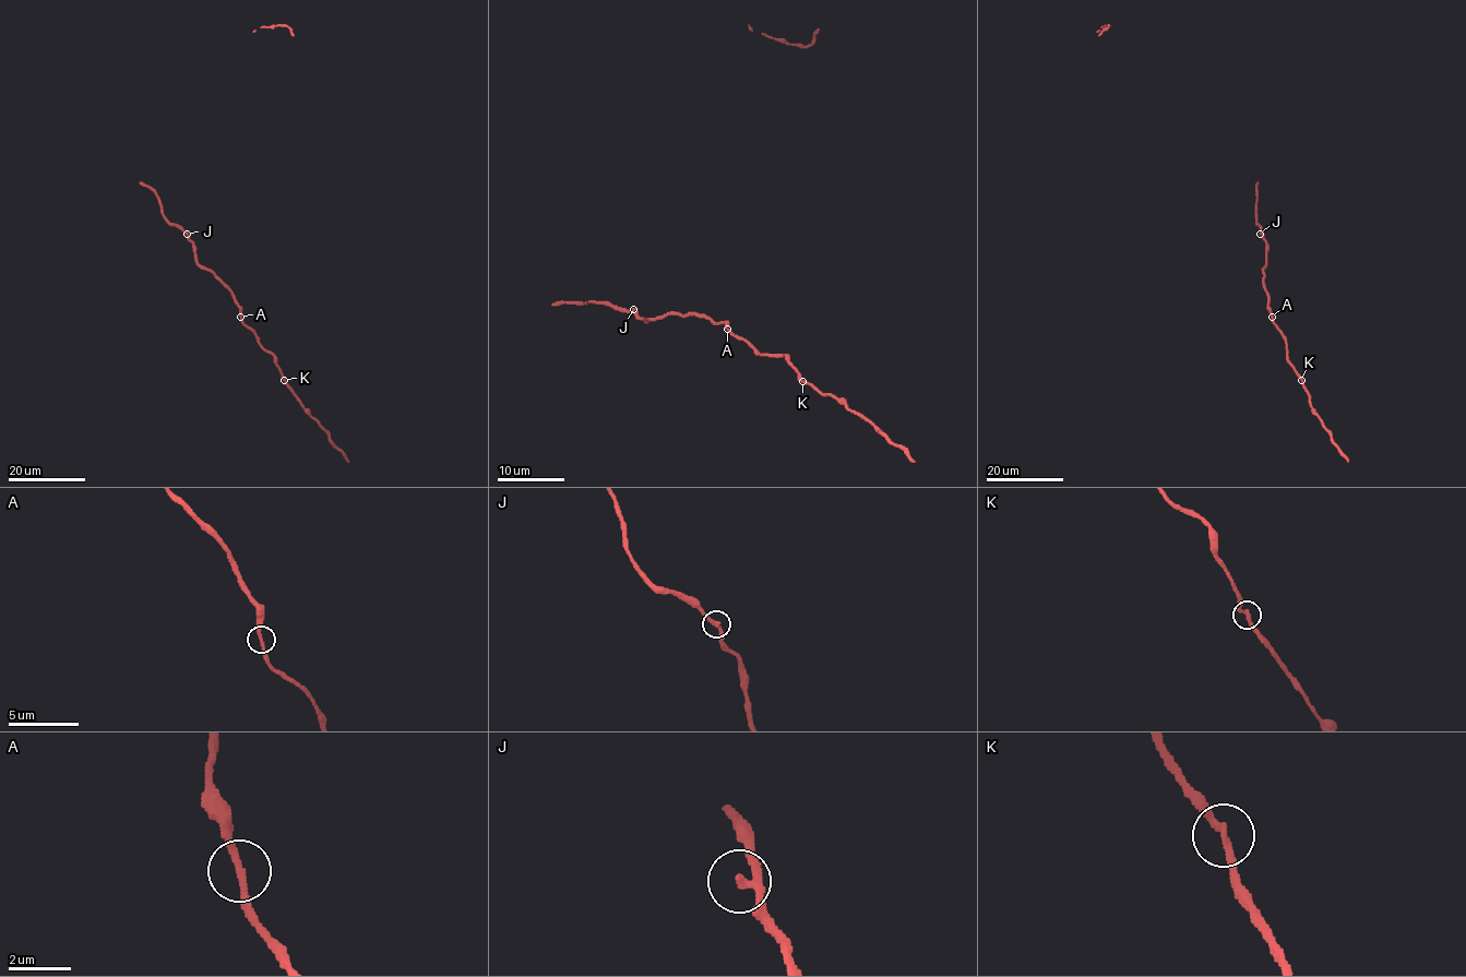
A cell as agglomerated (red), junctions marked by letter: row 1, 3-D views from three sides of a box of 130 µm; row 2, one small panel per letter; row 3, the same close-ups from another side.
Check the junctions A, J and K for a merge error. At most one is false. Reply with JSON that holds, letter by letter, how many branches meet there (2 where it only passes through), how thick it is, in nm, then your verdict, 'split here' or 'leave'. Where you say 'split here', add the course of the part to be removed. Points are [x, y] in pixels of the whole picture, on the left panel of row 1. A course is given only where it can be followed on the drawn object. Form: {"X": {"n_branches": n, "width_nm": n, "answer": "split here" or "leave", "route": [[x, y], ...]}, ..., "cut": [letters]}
{"A": {"n_branches": 2, "width_nm": 240, "answer": "leave"}, "J": {"n_branches": 2, "width_nm": 240, "answer": "leave"}, "K": {"n_branches": 2, "width_nm": 240, "answer": "leave"}, "cut": []}

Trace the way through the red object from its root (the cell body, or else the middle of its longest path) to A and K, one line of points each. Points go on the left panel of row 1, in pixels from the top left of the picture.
A: (176, 226), (194, 246), (195, 260), (231, 293), (240, 317)
K: (176, 226), (194, 246), (195, 260), (231, 293), (240, 309), (240, 320), (273, 356), (284, 380)

